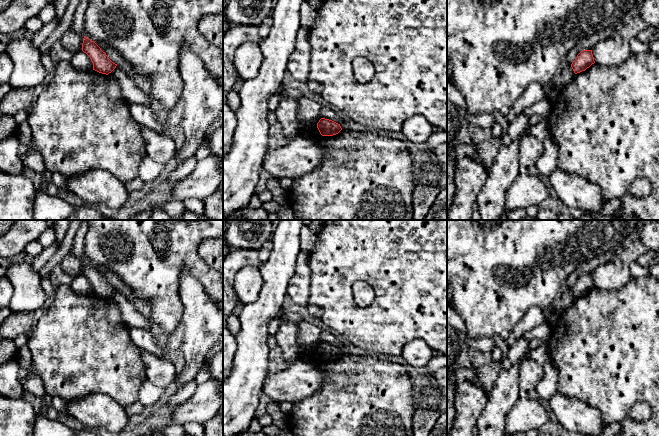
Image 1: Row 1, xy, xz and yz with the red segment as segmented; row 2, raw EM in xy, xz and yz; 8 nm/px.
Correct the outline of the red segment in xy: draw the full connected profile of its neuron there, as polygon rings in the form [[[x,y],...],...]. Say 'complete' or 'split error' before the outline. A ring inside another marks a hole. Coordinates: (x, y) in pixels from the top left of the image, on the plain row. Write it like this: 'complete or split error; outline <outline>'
complete; outline [[[86,260],[83,262],[82,275],[90,281],[93,287],[93,294],[99,297],[108,299],[117,290],[117,288],[113,287],[94,265]]]

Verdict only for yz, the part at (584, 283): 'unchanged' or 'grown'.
unchanged

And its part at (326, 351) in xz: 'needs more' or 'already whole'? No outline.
already whole

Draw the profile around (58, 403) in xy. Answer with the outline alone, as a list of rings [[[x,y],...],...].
[[[52,396],[51,405],[60,413],[69,415],[66,407],[66,401],[59,396]]]

